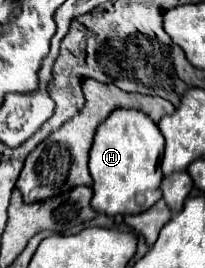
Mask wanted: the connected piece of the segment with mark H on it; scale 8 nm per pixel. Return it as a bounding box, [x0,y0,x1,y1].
[89,110,163,216]

